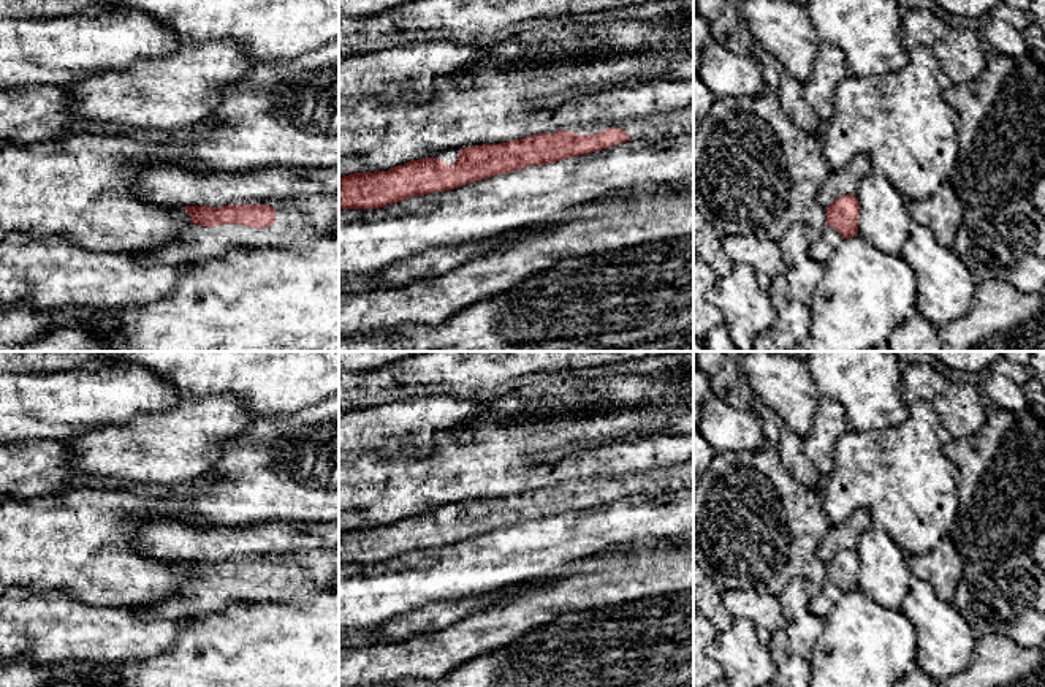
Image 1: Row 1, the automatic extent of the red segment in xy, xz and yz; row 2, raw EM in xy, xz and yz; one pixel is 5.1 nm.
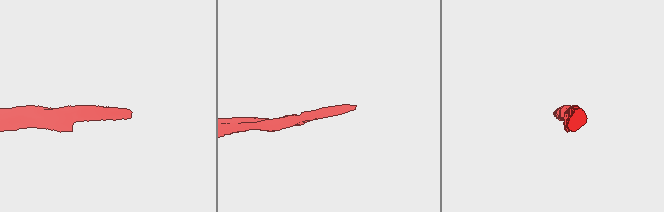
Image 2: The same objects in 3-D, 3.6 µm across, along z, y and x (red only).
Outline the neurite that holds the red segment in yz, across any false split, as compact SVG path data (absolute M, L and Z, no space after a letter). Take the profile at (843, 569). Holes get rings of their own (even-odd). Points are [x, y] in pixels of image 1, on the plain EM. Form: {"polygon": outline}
{"polygon": "M842 549L826 562L826 583L823 590L812 595L809 609L814 616L825 619L842 594L858 589L860 560L857 549Z"}

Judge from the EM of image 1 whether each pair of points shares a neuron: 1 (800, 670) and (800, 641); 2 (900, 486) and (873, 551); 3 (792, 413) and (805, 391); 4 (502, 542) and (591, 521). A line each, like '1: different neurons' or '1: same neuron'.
1: different neurons
2: different neurons
3: same neuron
4: same neuron

